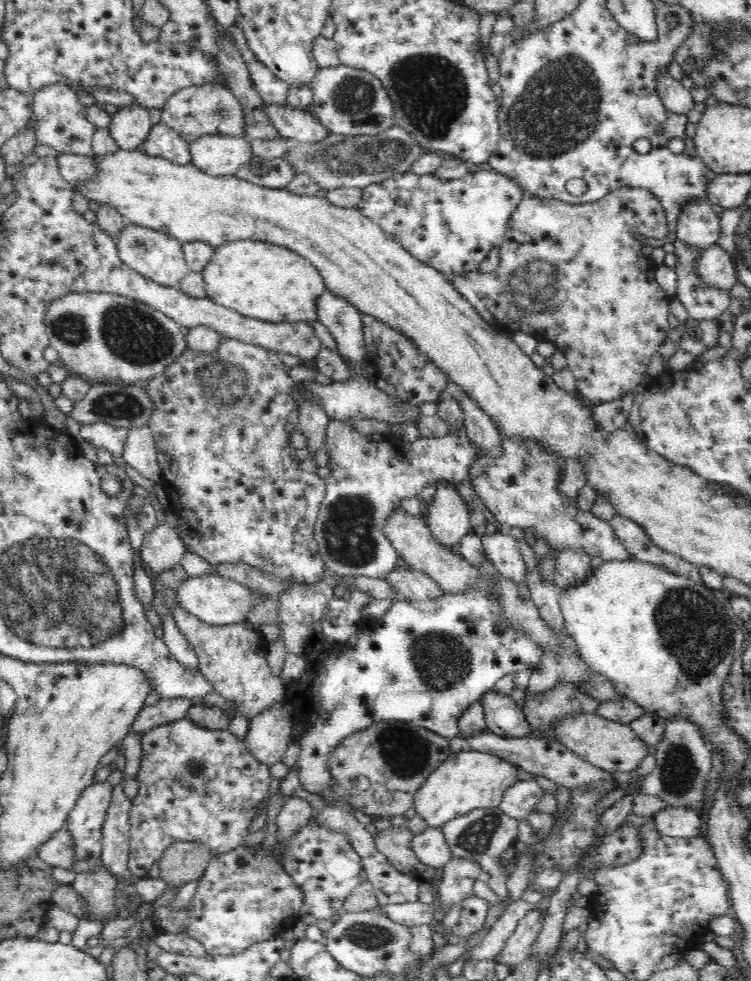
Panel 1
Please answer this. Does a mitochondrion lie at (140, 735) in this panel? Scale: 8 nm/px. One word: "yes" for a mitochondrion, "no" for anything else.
no

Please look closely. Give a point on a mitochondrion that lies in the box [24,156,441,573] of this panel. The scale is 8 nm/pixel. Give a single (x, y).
(131, 333)

